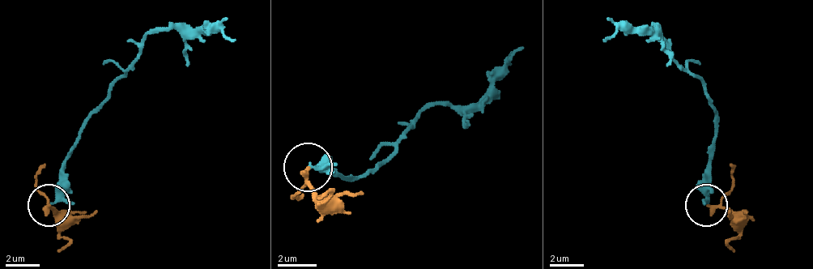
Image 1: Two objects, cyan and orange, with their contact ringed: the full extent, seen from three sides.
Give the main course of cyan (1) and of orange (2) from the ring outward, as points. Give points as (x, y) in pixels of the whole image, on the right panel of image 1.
1: (705, 202), (713, 126), (705, 84), (659, 34), (650, 30), (655, 30), (617, 30), (604, 42)
2: (705, 207), (722, 207), (730, 215), (730, 244), (734, 253)

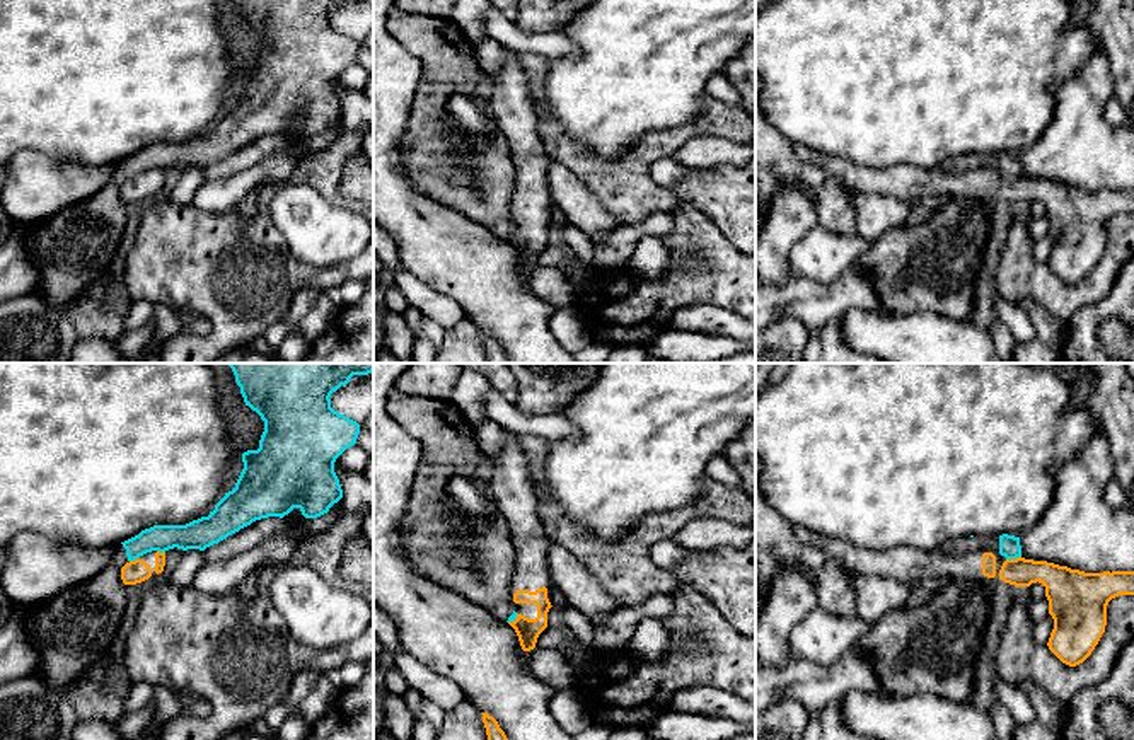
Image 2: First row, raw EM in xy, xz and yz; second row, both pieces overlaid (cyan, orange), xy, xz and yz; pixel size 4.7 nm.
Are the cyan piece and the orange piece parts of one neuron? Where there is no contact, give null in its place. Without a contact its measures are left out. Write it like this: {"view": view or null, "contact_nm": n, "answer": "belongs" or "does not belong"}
{"view": "yz", "contact_nm": 80, "answer": "does not belong"}

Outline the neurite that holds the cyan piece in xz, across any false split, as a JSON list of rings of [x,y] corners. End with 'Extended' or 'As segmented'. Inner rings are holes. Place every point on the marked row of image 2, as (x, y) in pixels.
[[[392,394],[385,411],[423,447],[399,530],[404,554],[421,575],[483,607],[500,621],[515,621],[510,587],[517,559],[506,522],[500,513],[489,520],[464,517],[452,510],[447,498],[447,484],[452,477],[460,476],[483,483],[486,479],[477,476],[483,454],[474,440],[474,426],[448,399]]]. Extended

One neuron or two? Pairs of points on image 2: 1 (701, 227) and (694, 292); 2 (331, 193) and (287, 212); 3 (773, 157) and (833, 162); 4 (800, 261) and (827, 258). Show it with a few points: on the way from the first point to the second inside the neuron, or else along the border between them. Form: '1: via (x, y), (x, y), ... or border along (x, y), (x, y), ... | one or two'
1: via (708, 242), (706, 277) | one
2: border along (312, 184), (329, 202), (343, 205), (355, 213) | two
3: border along (790, 145), (804, 164) | two
4: via (807, 260), (821, 258) | one

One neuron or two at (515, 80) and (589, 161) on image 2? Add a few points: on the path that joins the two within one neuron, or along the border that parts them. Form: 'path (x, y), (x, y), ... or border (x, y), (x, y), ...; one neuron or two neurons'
border (519, 62), (536, 113), (536, 132), (541, 138); two neurons

